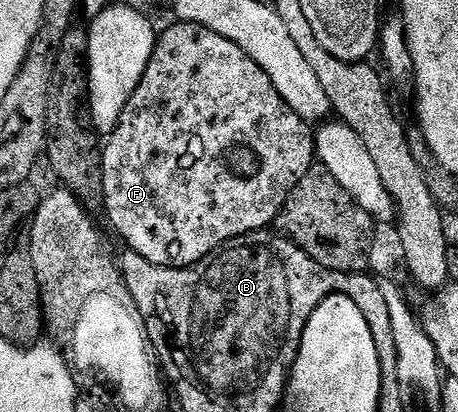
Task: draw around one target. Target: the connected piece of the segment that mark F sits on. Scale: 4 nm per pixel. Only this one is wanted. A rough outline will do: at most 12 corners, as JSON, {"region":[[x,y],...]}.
{"region":[[178,21],[102,149],[110,225],[186,269],[273,226],[311,122]]}

